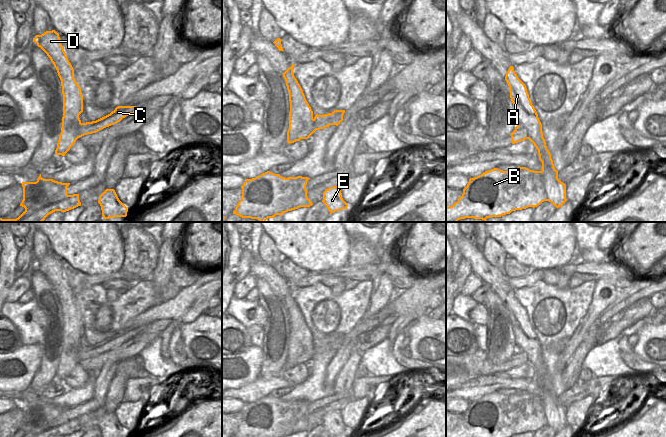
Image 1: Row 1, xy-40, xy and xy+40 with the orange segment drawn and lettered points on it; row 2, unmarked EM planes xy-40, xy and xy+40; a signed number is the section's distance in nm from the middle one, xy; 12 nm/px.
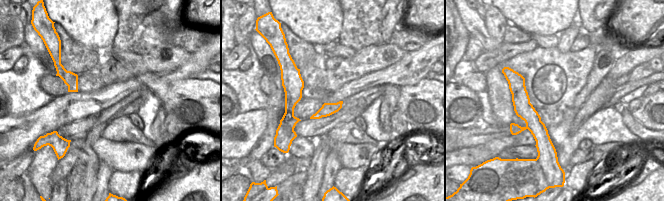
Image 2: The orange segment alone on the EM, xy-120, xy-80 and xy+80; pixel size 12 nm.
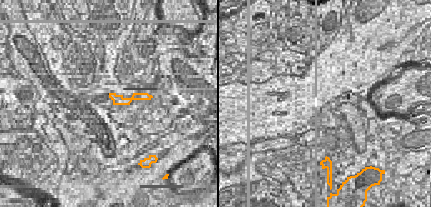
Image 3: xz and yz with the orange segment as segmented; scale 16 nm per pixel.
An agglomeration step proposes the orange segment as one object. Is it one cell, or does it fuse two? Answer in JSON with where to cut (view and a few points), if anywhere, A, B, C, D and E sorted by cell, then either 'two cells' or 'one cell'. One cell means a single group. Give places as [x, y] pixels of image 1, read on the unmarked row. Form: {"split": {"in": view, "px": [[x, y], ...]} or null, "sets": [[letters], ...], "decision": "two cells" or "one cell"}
{"split": {"in": "xy", "px": [[314, 343], [312, 349], [303, 350], [300, 362]]}, "sets": [["A", "D"], ["B", "C", "E"]], "decision": "two cells"}

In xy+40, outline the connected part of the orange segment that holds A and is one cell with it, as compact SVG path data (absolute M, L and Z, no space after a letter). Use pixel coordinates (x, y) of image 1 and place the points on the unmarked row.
M510 290L505 304L509 310L510 322L513 327L517 350L510 358L512 368L524 365L530 350L542 351L538 338L531 328L525 308L518 302L514 291Z

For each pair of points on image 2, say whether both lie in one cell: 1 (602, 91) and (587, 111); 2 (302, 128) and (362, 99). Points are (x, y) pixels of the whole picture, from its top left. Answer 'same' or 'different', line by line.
1: same
2: same

